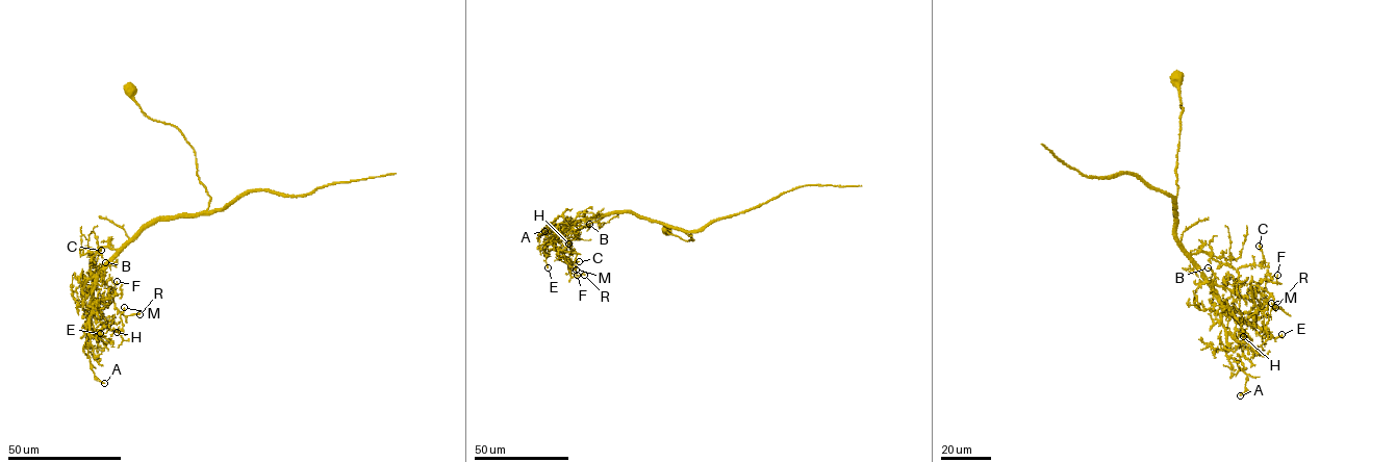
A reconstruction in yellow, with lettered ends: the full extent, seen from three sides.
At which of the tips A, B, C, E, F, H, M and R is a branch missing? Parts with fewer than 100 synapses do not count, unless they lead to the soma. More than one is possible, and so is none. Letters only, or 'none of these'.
none of these

